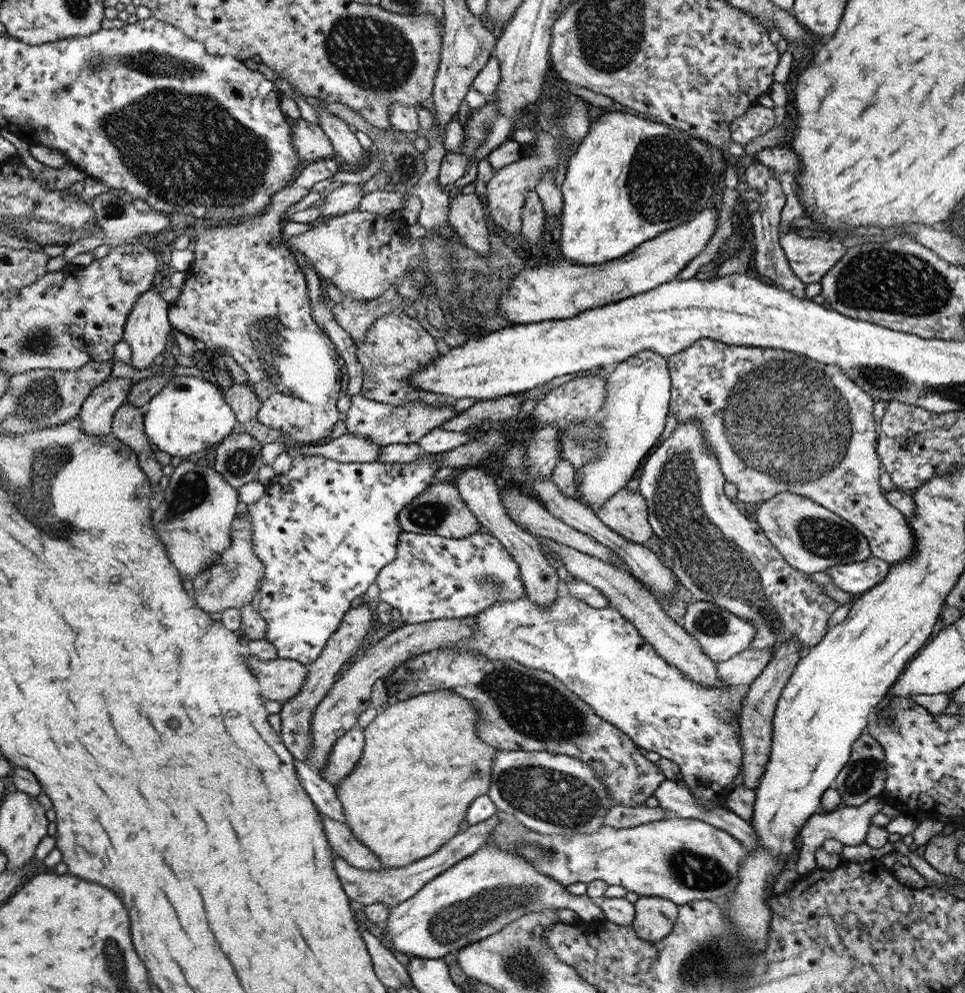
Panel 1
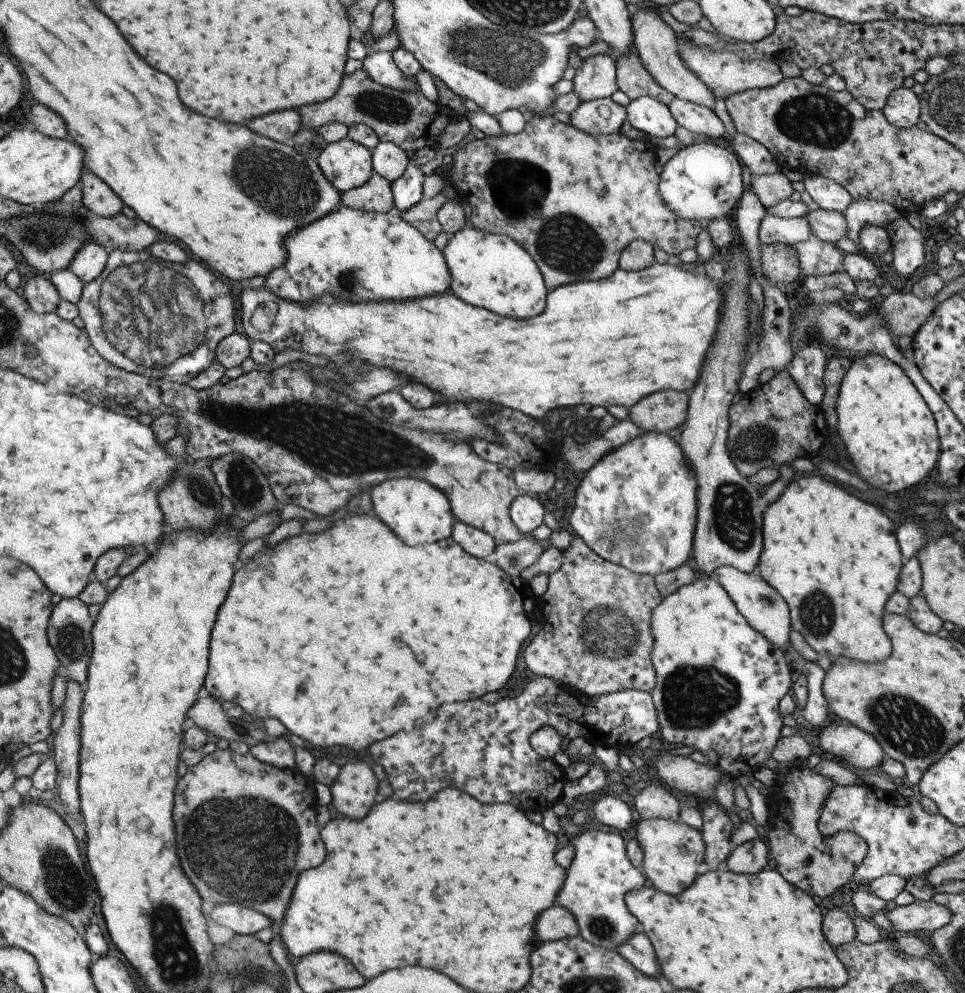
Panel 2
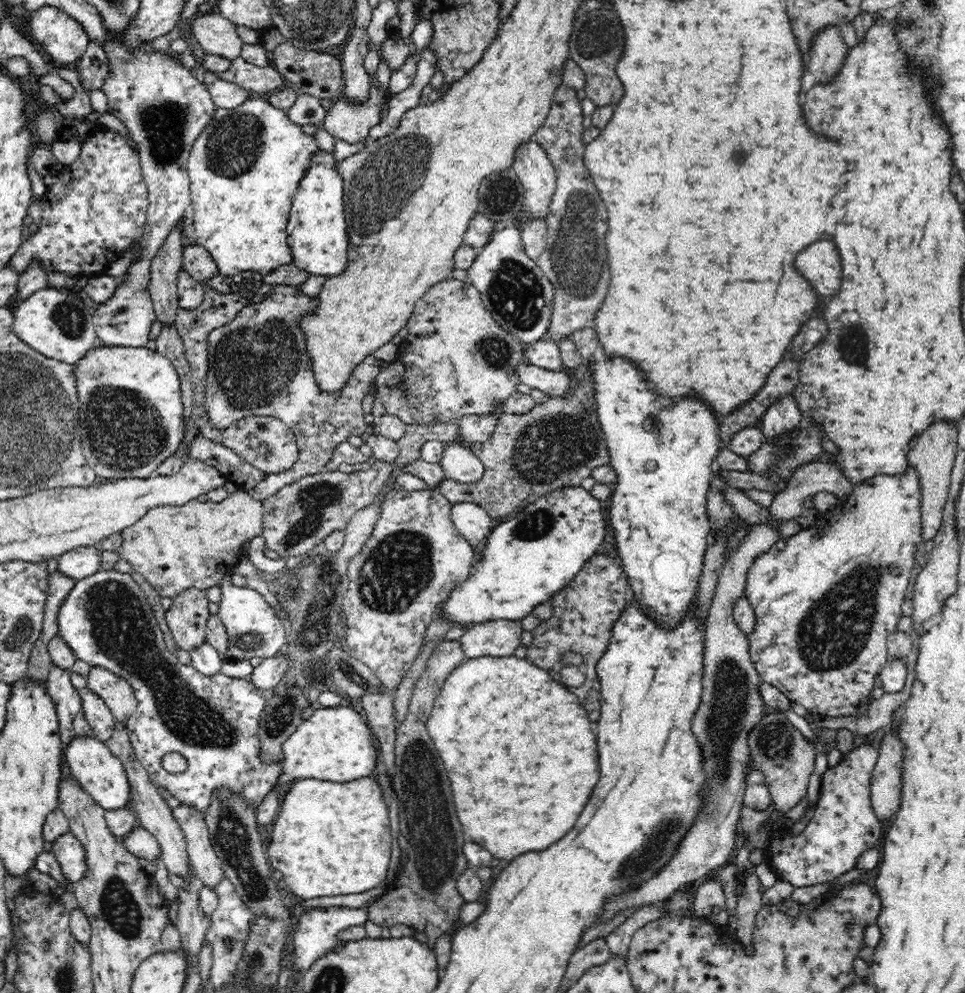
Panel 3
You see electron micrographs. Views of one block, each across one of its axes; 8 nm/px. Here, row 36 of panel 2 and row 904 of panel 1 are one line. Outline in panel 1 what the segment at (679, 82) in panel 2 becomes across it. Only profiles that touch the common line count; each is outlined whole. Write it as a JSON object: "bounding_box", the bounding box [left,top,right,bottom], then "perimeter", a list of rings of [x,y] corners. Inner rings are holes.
{"bounding_box":[632,897,679,943],"perimeter":[[[640,897],[634,904],[635,912],[632,926],[636,934],[655,943],[672,932],[679,916],[679,907],[667,898]]]}

